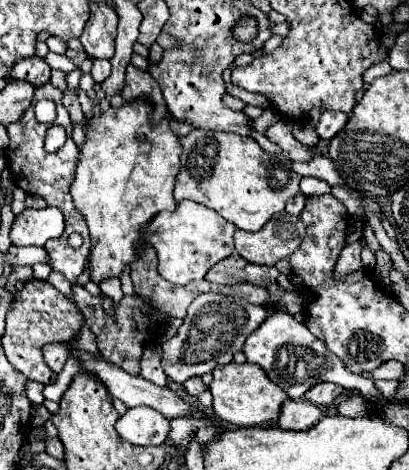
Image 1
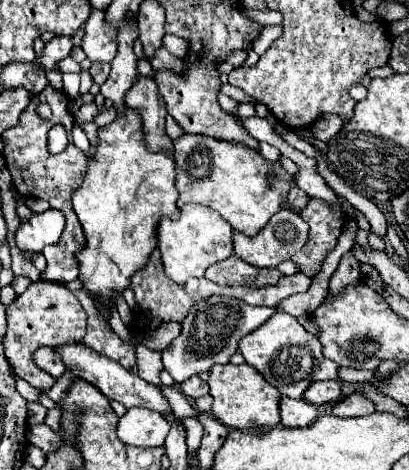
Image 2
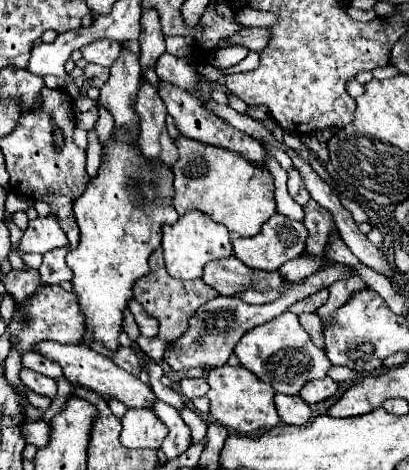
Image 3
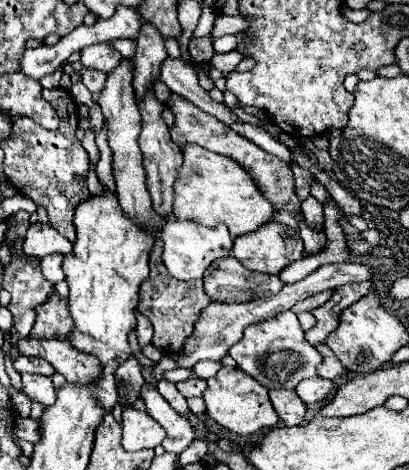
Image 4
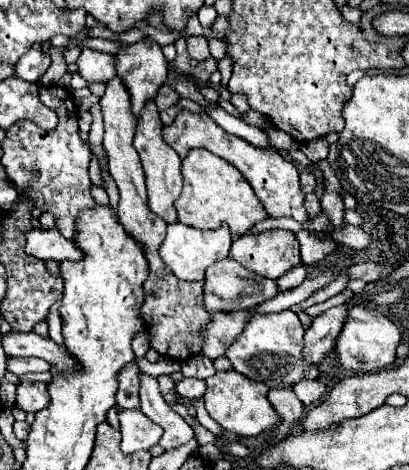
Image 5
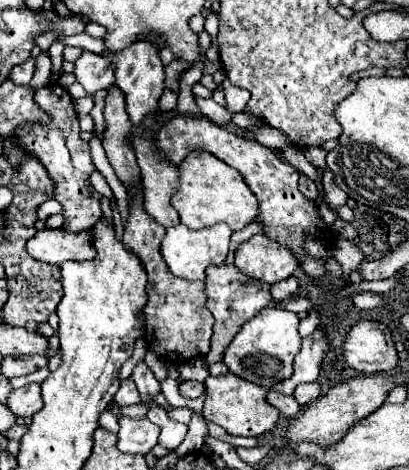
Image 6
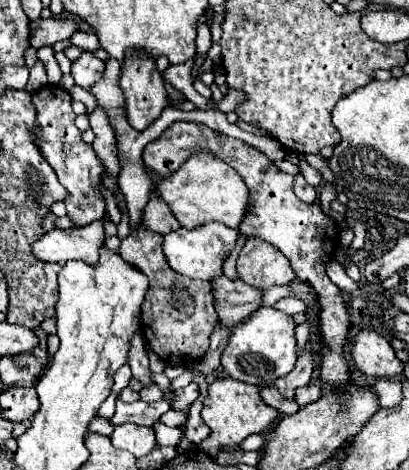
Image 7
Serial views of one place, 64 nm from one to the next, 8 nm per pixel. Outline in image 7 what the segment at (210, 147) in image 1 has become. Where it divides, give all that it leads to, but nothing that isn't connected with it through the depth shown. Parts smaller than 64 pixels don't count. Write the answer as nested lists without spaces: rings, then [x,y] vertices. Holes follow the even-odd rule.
[[[198,152],[190,156],[178,172],[164,178],[162,184],[156,184],[156,192],[184,228],[196,228],[206,222],[220,222],[228,228],[238,228],[250,200],[248,188],[236,174],[236,170],[222,160],[216,160],[208,152]]]

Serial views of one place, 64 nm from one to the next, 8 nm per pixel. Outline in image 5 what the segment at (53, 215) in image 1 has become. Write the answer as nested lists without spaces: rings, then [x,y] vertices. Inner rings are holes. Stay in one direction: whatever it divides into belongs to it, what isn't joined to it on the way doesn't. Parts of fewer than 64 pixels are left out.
[[[32,228],[26,234],[26,254],[40,258],[40,260],[80,260],[80,250],[76,248],[74,240],[64,238],[56,228],[44,230],[44,228]]]

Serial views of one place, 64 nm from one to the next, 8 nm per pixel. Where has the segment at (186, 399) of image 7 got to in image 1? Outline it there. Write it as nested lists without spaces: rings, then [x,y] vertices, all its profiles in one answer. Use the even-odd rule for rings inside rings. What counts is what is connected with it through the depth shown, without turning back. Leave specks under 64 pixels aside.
[[[190,378],[184,382],[184,390],[190,394],[190,396],[200,396],[204,390],[208,390],[208,386],[200,380],[200,378]]]

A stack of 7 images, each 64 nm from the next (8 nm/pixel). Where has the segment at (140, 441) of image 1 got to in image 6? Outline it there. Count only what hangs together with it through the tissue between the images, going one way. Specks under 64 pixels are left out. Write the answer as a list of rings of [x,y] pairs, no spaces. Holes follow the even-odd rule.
[[[120,418],[118,420],[118,442],[116,448],[120,452],[130,454],[148,454],[158,444],[160,428],[150,420],[134,420],[134,418]]]

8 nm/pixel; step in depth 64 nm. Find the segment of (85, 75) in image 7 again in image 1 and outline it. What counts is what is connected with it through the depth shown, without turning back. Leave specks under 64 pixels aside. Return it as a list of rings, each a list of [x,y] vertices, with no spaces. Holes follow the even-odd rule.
[[[90,4],[90,18],[84,26],[80,42],[90,58],[106,58],[112,54],[112,40],[116,38],[118,14],[108,4]]]

